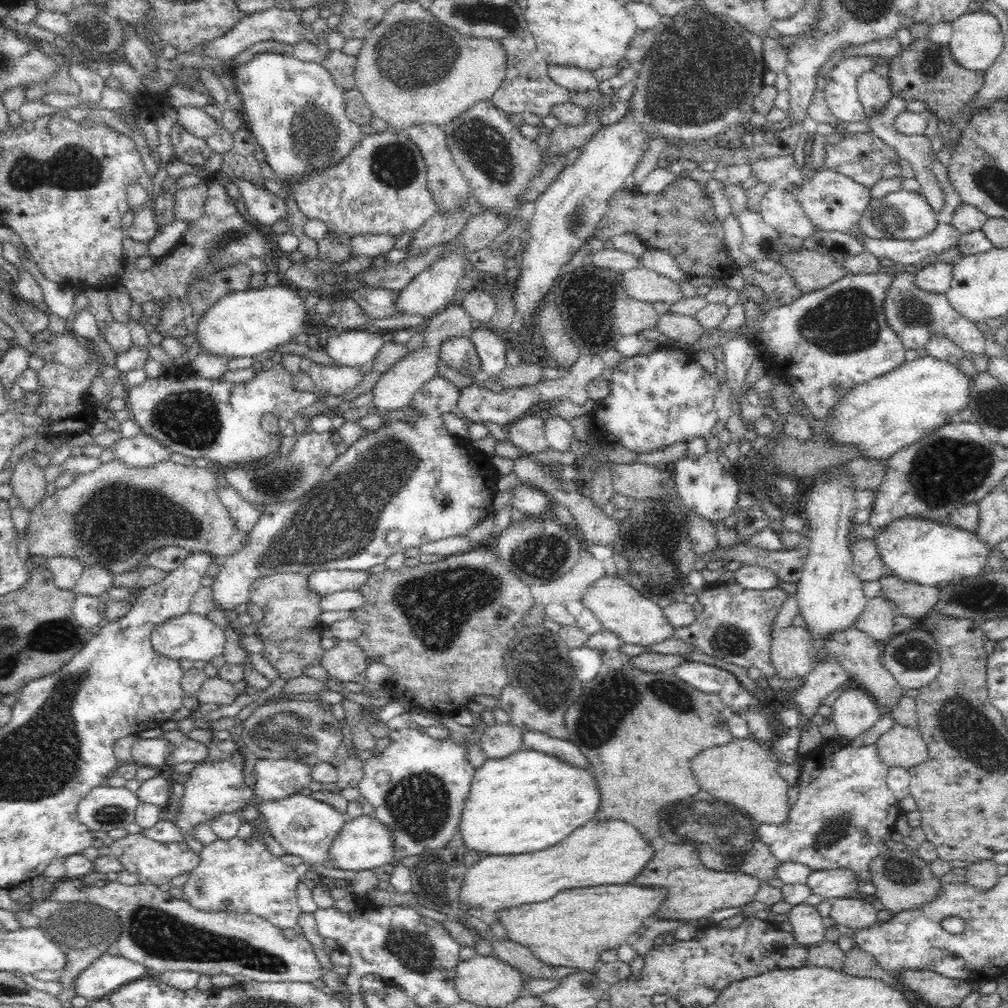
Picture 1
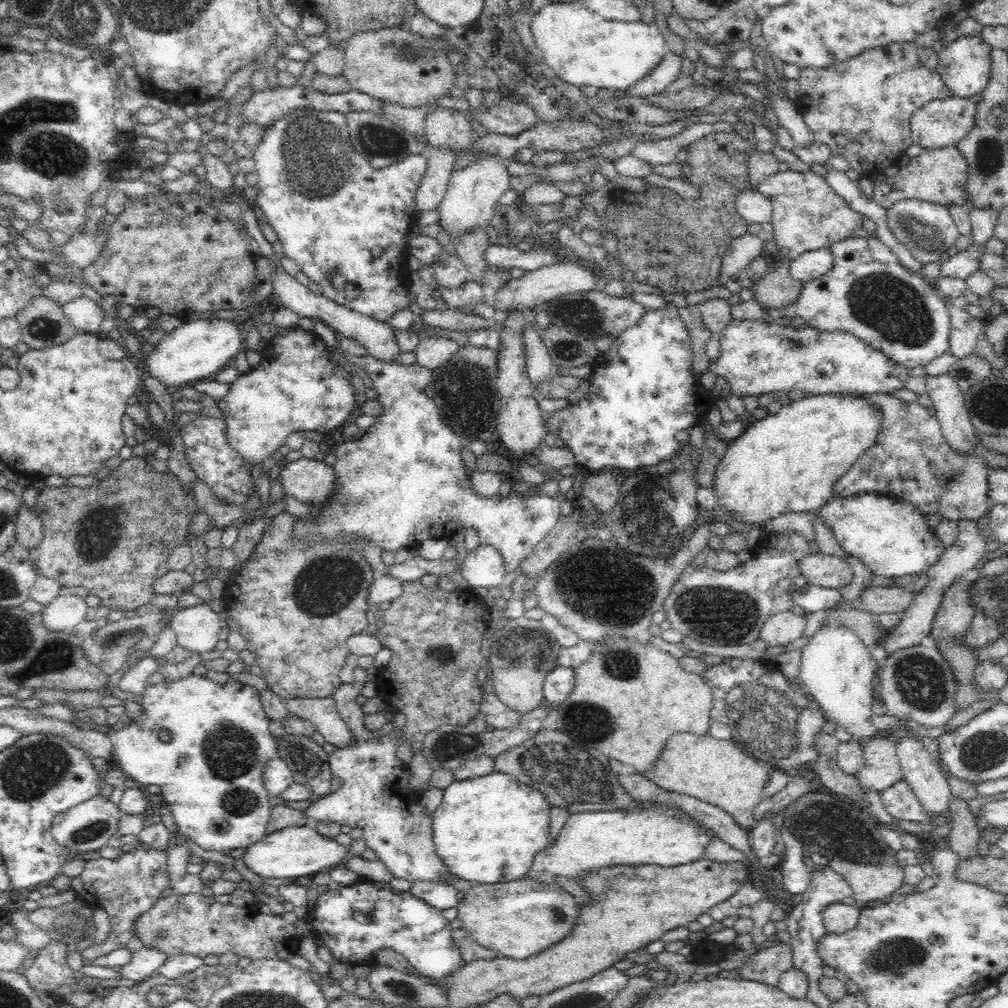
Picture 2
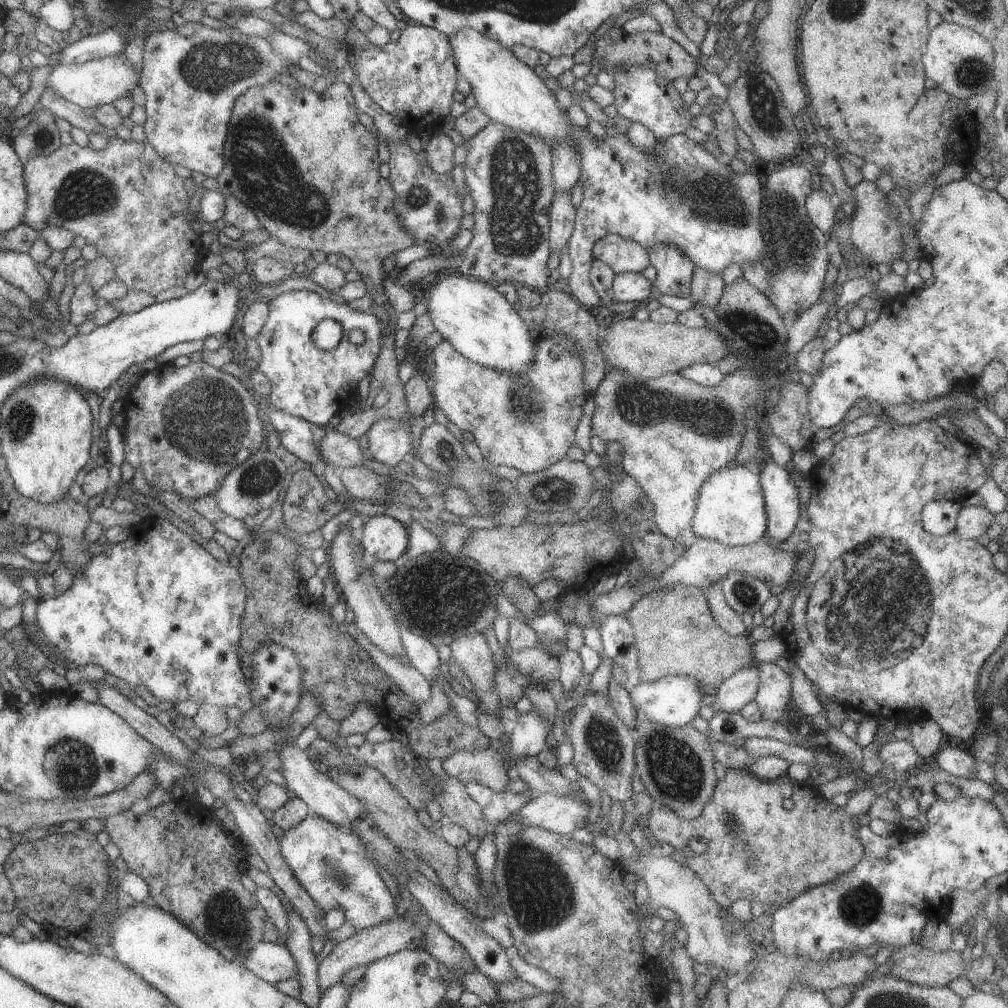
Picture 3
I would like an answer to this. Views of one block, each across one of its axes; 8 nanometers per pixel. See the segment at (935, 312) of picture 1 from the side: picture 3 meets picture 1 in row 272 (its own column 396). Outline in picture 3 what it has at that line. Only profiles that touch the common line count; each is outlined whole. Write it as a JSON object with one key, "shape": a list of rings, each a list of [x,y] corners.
{"shape":[[[313,813],[305,816],[299,824],[283,831],[279,838],[279,854],[289,866],[293,878],[309,894],[318,908],[327,913],[339,908],[355,930],[378,926],[379,923],[396,917],[397,906],[383,880],[369,858],[367,848],[345,826],[331,824]]]}

